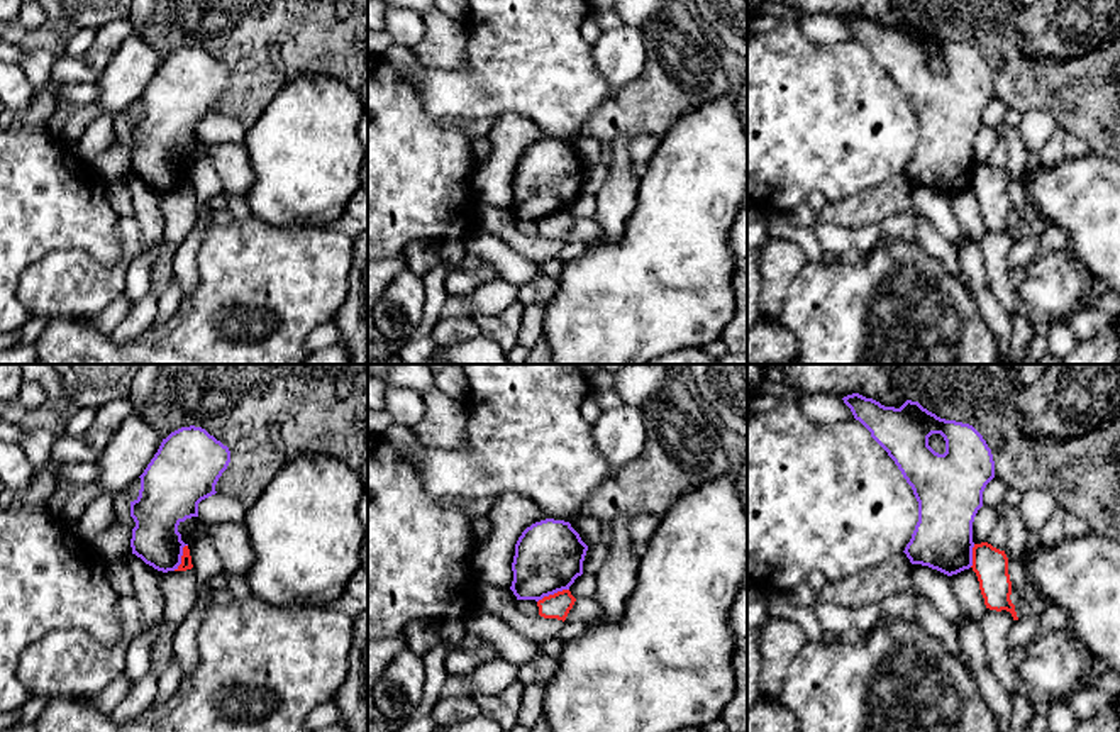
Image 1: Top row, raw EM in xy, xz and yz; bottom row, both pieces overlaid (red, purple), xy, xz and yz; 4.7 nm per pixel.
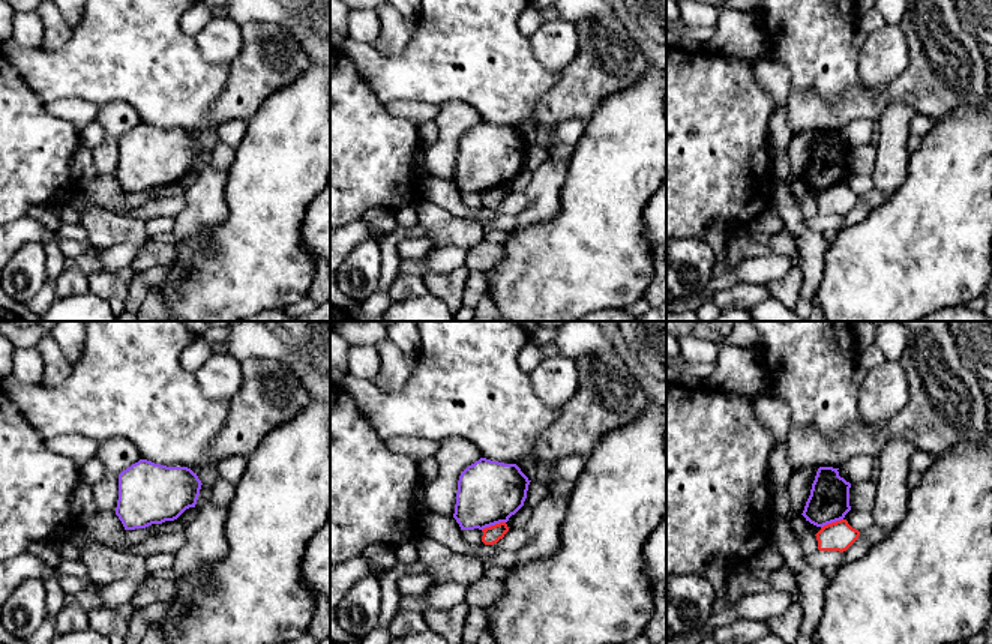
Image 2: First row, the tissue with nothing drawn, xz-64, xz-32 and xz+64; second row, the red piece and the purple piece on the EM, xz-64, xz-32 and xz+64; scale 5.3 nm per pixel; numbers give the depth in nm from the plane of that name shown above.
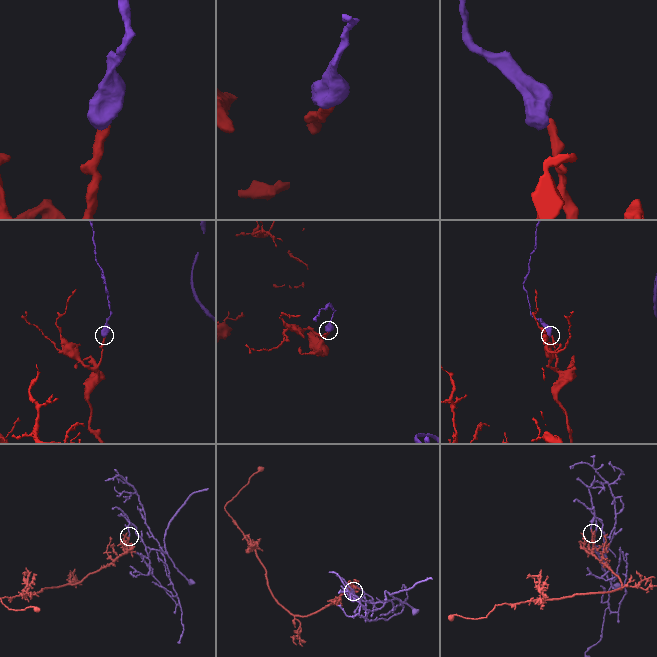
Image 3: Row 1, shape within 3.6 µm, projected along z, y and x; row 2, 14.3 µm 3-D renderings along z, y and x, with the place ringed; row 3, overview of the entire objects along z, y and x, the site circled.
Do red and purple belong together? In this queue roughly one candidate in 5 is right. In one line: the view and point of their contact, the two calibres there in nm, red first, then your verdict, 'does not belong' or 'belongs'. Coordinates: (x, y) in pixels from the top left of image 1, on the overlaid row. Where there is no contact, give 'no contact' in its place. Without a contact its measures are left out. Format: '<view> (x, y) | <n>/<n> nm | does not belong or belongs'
xz (554, 593) | 120/320 nm | does not belong

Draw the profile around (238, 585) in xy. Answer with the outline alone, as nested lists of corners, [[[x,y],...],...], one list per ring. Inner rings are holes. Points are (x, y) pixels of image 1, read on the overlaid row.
[[[234,574],[234,576],[225,576],[227,580],[227,590],[230,595],[237,600],[252,600],[254,595],[246,581],[244,576]]]

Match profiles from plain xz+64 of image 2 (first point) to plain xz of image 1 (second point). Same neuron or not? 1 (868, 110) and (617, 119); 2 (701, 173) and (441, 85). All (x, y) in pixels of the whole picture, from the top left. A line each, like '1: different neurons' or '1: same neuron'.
1: same neuron
2: different neurons

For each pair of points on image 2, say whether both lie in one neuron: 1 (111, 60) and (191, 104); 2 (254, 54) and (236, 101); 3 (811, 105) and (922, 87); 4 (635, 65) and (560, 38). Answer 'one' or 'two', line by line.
1: one
2: one
3: one
4: two

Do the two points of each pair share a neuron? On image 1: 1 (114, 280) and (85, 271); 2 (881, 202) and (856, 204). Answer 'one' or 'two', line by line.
1: one
2: one

